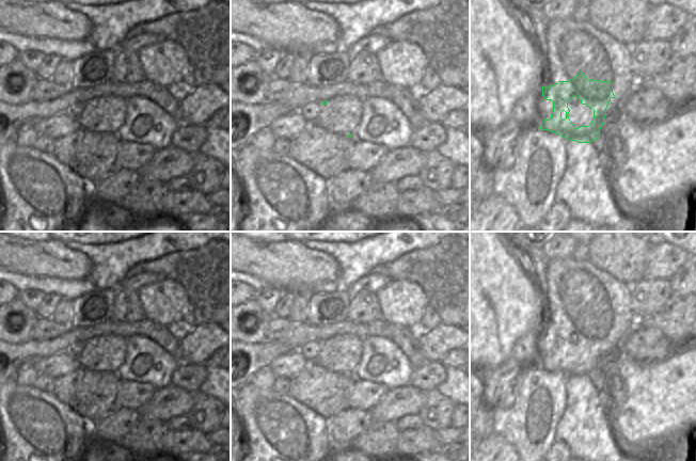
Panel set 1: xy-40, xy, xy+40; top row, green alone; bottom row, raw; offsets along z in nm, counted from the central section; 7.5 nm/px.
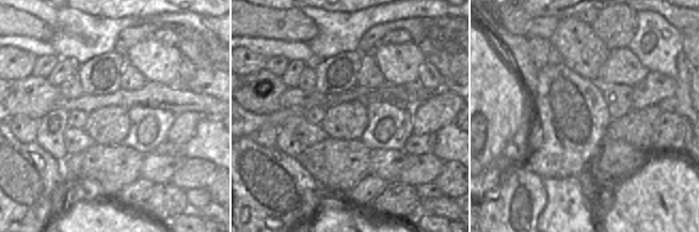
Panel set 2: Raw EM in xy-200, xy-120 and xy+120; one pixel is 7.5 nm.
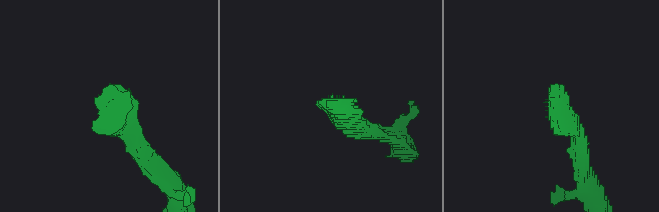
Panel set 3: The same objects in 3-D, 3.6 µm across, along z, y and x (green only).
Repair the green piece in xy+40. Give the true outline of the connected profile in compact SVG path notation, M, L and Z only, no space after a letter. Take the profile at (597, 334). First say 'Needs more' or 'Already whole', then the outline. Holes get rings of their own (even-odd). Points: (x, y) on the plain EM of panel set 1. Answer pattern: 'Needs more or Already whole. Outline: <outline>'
Already whole. Outline: M583 311L569 320L558 320L554 324L548 327L542 325L542 335L545 339L553 340L553 351L550 359L543 359L541 361L540 368L554 371L569 380L575 380L578 382L590 382L597 379L606 355L606 347L611 338L616 336L613 332L613 320L588 319ZM572 336L580 337L582 344L586 344L594 349L594 357L588 365L575 367L570 360L568 355L570 351L568 340Z

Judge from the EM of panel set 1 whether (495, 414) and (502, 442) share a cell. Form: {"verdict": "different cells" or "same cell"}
{"verdict": "same cell"}

